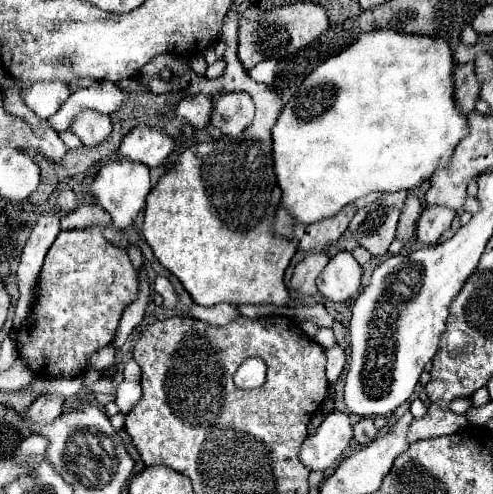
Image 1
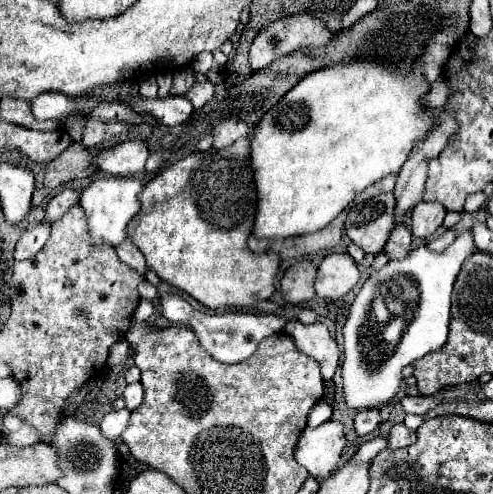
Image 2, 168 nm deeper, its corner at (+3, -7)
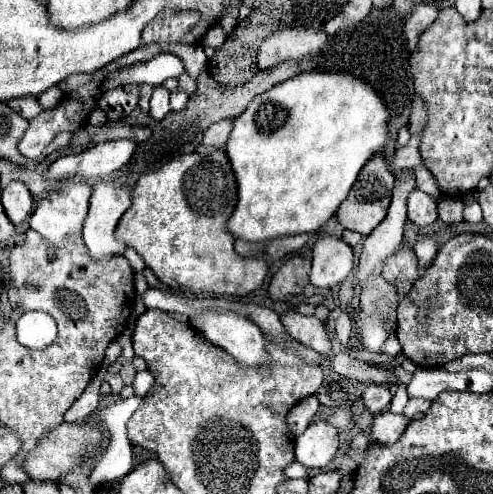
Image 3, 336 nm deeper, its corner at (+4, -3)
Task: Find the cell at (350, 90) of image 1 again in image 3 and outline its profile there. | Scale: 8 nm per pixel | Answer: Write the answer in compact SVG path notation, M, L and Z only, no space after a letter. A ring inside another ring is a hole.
M304 72L304 74L298 74L286 82L270 88L268 92L256 96L250 102L250 106L234 120L234 130L226 144L226 154L232 162L232 168L234 168L234 174L238 180L238 206L232 214L232 218L228 220L228 230L232 232L232 236L242 238L246 242L264 242L264 240L272 240L278 236L292 236L292 234L320 230L336 214L340 204L346 200L354 180L358 178L358 174L362 172L366 162L370 162L376 154L384 156L384 150L390 142L388 122L390 122L390 112L388 112L388 106L384 104L384 100L380 98L380 94L366 80L358 80L356 76L350 76L348 72Z

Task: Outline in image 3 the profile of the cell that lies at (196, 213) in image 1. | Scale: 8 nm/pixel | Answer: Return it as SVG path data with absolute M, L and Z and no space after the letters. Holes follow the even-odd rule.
M216 150L210 156L182 154L172 158L160 170L142 174L134 186L134 198L128 212L116 226L116 238L126 246L132 246L154 270L160 282L170 288L184 288L192 294L226 294L248 296L258 290L268 274L268 264L262 258L244 258L234 252L234 236L228 232L226 222L232 216L238 202L238 184L226 152Z

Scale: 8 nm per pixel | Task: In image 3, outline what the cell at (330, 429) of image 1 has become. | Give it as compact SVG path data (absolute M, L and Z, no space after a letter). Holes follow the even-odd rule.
M318 420L296 438L296 460L310 470L322 470L336 456L338 446L338 430L326 420Z

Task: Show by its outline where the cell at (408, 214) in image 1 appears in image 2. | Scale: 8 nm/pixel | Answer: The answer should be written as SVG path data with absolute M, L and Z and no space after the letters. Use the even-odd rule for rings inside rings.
M399 224L399 228L391 232L383 252L389 256L389 260L401 260L411 252L411 232L405 224Z

